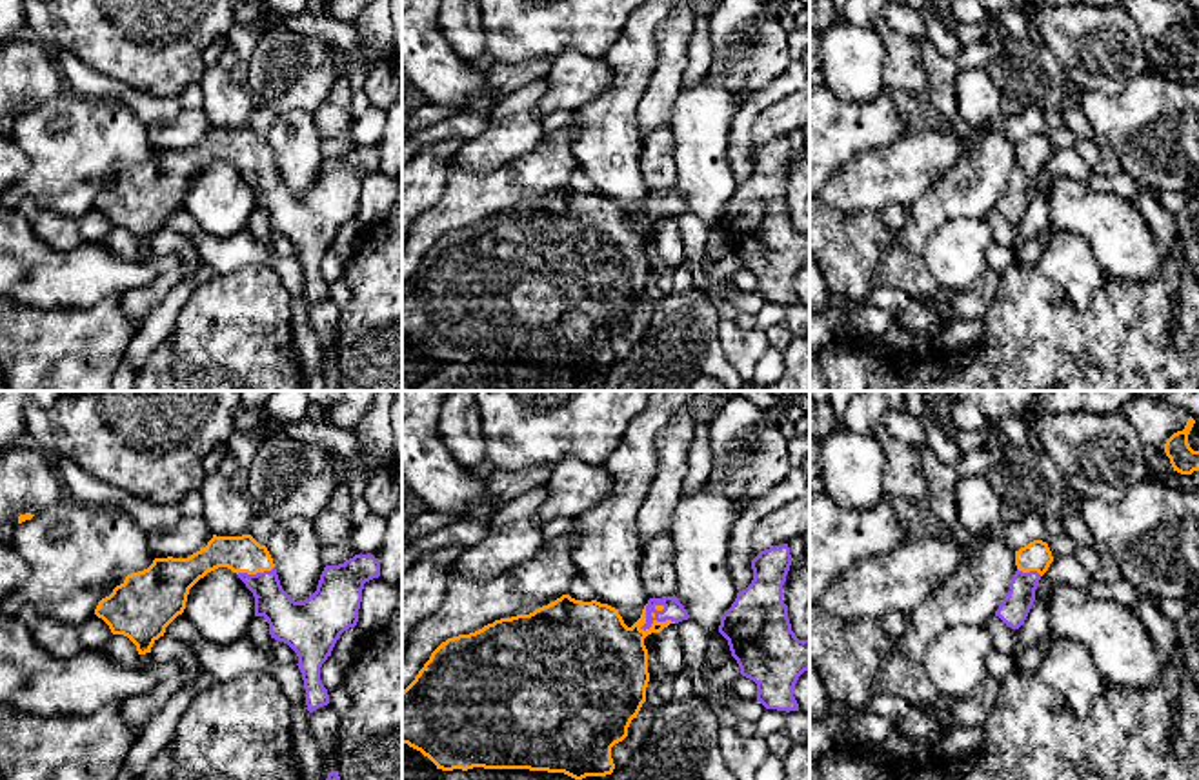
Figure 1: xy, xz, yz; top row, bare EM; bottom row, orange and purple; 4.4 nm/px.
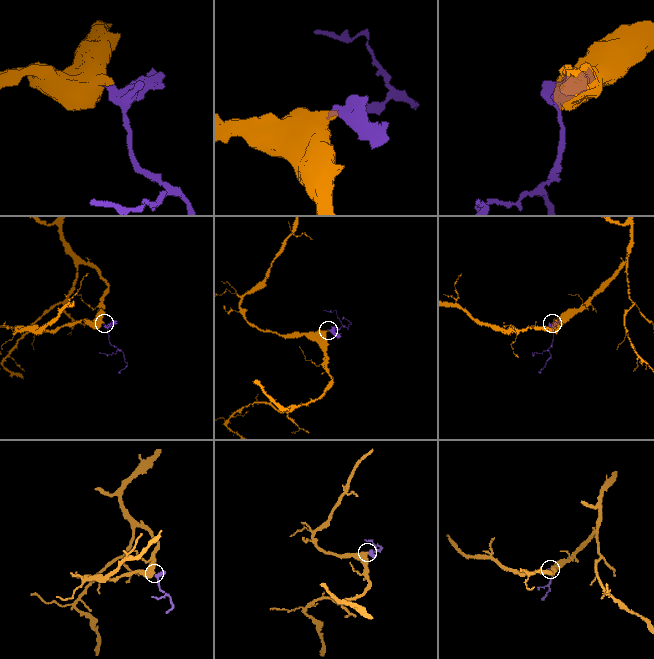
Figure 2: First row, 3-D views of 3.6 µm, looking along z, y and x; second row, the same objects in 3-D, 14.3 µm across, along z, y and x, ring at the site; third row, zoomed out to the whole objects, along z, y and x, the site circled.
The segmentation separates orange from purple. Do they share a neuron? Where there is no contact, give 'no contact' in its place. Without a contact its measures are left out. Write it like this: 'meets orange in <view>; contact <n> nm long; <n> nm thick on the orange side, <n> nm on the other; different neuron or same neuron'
meets orange in xz; contact 170 nm long; 300 nm thick on the orange side, 90 nm on the other; same neuron

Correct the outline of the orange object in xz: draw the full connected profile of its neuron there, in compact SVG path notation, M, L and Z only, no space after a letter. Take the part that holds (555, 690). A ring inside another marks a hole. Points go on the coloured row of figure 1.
M562 595L529 615L448 638L402 691L402 744L442 771L529 769L575 780L611 775L611 747L628 736L646 702L644 638L688 618L675 595L650 598L631 627L608 604Z

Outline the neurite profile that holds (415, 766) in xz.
M402 744L402 780L429 780L428 773L437 765L420 751Z

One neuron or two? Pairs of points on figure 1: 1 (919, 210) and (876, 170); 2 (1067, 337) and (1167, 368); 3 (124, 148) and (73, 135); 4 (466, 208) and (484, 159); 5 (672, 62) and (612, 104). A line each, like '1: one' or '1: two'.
1: two
2: one
3: one
4: two
5: two

